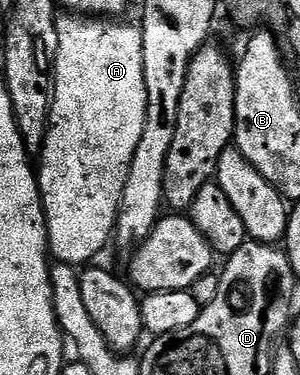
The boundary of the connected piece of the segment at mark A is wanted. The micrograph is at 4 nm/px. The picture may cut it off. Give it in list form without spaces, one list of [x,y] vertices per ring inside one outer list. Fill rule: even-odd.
[[[72,17],[69,21],[68,27],[66,23],[66,30],[61,34],[59,45],[58,45],[58,57],[56,58],[56,89],[52,95],[52,122],[48,124],[48,136],[44,139],[42,144],[42,152],[44,151],[44,157],[41,159],[40,163],[38,161],[38,178],[40,181],[40,194],[44,200],[44,213],[48,217],[48,244],[50,246],[51,254],[54,256],[55,262],[57,264],[73,264],[88,265],[93,262],[92,259],[95,255],[100,255],[104,251],[104,246],[108,242],[113,242],[114,236],[116,234],[117,226],[120,222],[120,213],[124,206],[124,190],[126,189],[126,183],[128,181],[128,174],[130,173],[130,167],[134,161],[134,155],[136,150],[140,148],[140,142],[142,141],[142,135],[146,129],[146,119],[148,117],[148,89],[146,87],[146,73],[144,72],[144,33],[139,26],[131,27],[128,23],[120,23],[124,21],[117,21],[112,17]]]

